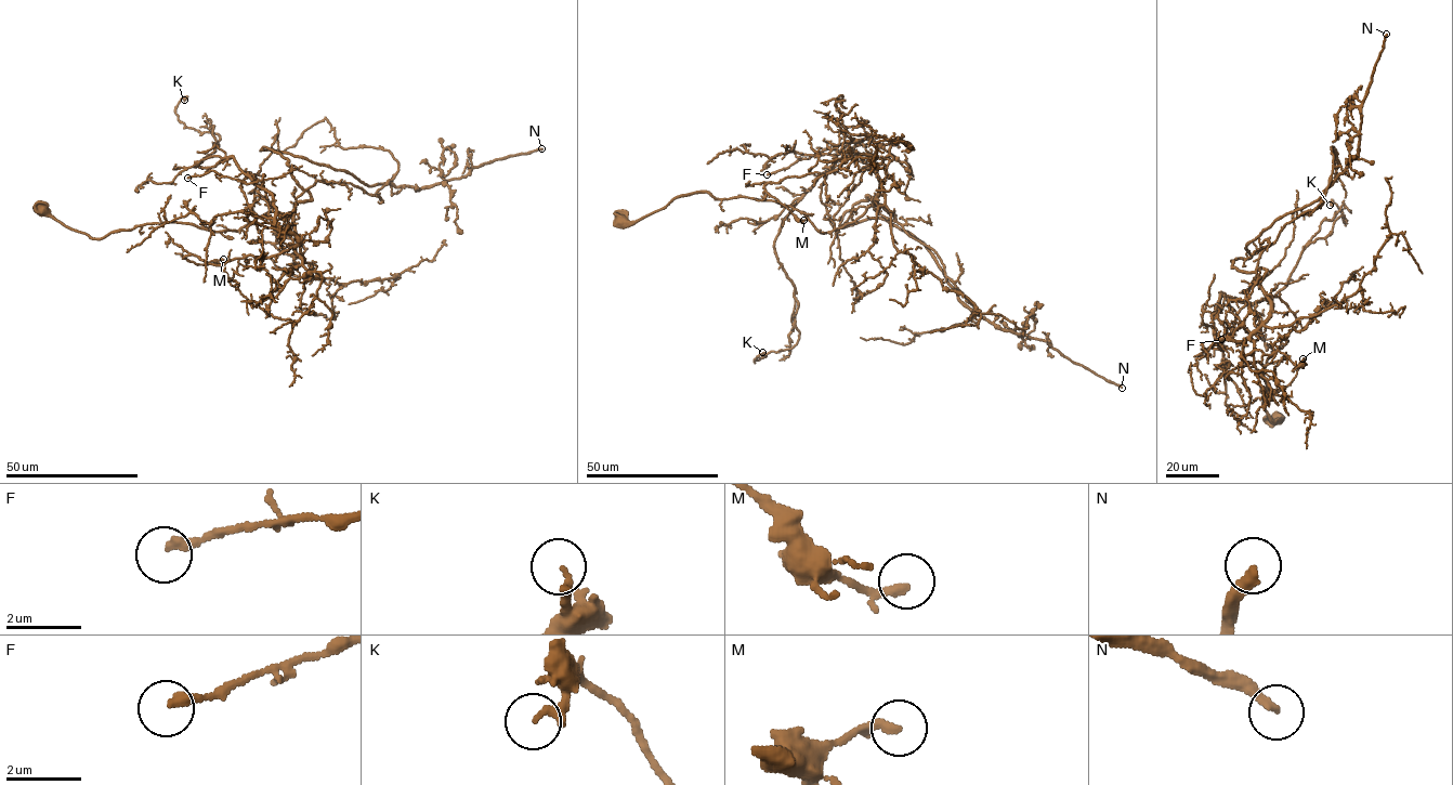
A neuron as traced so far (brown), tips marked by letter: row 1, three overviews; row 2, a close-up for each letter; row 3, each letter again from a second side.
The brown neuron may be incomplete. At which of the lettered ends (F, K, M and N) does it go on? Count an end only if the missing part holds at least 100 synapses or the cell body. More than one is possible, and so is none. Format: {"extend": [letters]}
{"extend": ["N"]}

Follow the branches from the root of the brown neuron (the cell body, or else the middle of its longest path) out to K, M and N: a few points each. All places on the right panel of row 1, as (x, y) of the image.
K: (1278, 419), (1264, 368), (1294, 313), (1270, 298), (1238, 341), (1212, 315), (1282, 289), (1346, 223), (1330, 205)
M: (1278, 419), (1262, 404), (1264, 368), (1296, 319), (1270, 298), (1244, 360), (1260, 363), (1274, 394), (1303, 358)
N: (1278, 419), (1262, 404), (1264, 368), (1296, 319), (1232, 261), (1355, 157), (1386, 34)

